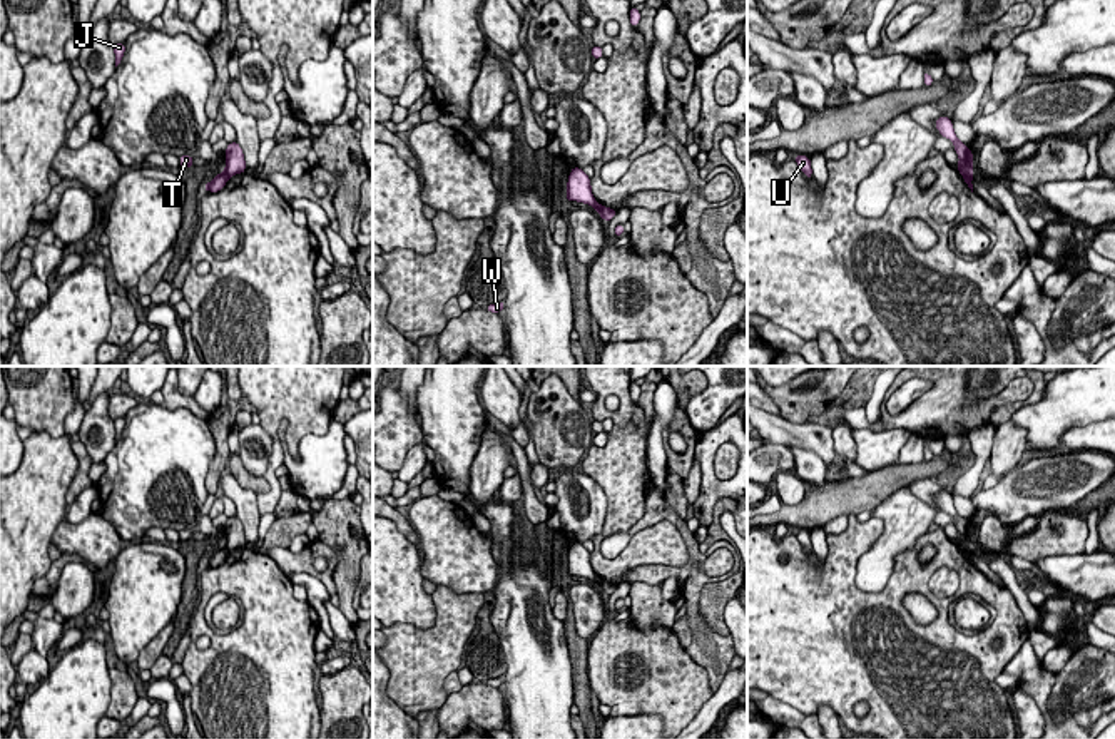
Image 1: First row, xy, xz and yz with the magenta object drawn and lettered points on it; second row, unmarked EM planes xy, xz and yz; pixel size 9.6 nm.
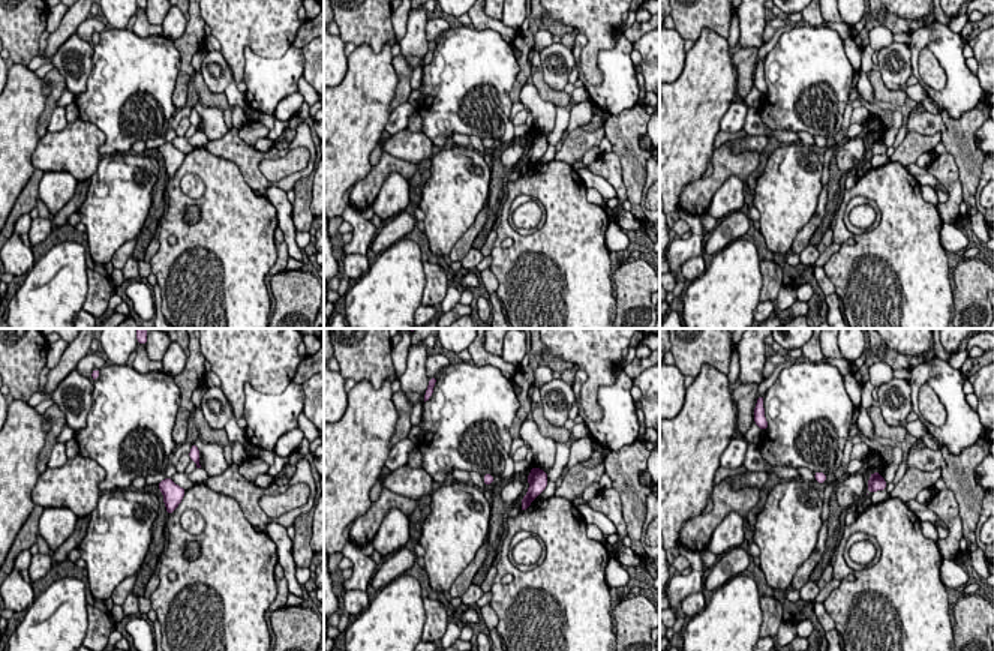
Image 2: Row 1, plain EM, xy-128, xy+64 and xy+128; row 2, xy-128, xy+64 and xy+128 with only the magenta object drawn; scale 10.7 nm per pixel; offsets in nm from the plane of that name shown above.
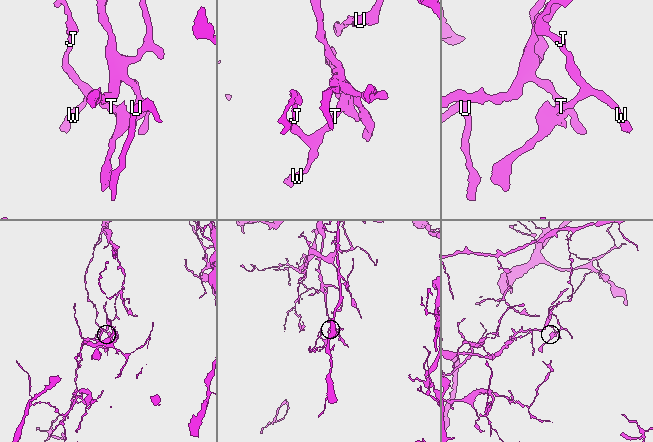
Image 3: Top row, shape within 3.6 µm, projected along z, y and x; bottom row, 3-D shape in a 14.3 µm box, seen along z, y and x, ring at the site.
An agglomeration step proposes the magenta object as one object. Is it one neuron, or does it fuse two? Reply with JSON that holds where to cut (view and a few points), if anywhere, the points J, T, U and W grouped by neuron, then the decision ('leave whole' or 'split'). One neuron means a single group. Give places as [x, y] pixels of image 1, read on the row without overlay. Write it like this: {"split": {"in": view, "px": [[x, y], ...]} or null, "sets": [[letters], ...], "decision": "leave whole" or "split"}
{"split": {"in": "xy", "px": [[223, 545], [228, 552]]}, "sets": [["J", "T", "W"], ["U"]], "decision": "split"}

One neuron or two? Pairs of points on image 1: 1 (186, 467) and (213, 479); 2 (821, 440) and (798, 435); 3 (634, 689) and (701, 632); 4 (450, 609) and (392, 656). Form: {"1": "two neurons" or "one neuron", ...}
{"1": "two neurons", "2": "one neuron", "3": "two neurons", "4": "one neuron"}

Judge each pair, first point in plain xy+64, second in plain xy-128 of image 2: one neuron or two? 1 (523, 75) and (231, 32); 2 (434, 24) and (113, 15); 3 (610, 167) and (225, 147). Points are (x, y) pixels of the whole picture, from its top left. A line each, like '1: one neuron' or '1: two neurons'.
1: two neurons
2: two neurons
3: one neuron

